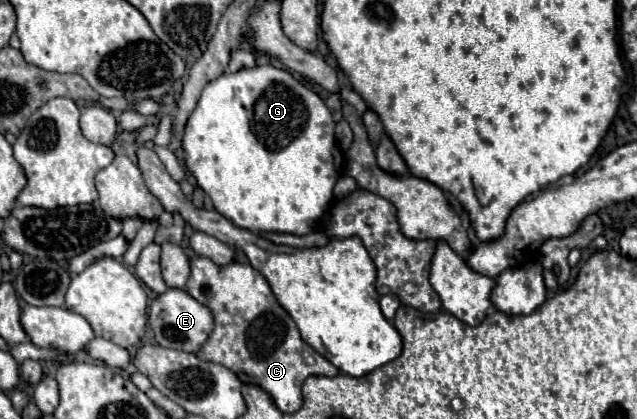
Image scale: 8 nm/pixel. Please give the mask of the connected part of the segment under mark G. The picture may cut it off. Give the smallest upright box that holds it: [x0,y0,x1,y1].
[182,65,344,235]

